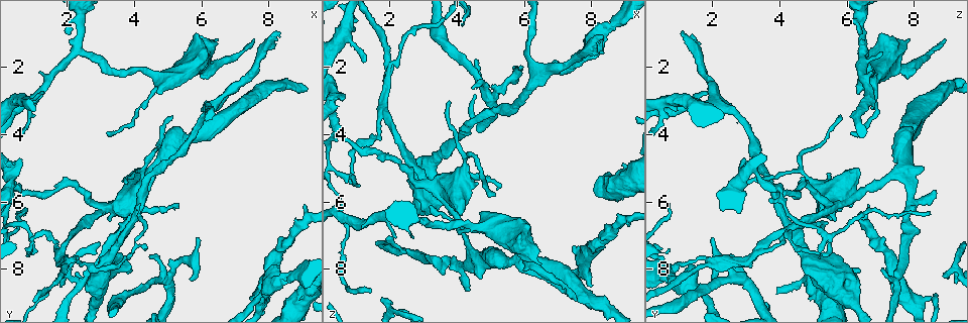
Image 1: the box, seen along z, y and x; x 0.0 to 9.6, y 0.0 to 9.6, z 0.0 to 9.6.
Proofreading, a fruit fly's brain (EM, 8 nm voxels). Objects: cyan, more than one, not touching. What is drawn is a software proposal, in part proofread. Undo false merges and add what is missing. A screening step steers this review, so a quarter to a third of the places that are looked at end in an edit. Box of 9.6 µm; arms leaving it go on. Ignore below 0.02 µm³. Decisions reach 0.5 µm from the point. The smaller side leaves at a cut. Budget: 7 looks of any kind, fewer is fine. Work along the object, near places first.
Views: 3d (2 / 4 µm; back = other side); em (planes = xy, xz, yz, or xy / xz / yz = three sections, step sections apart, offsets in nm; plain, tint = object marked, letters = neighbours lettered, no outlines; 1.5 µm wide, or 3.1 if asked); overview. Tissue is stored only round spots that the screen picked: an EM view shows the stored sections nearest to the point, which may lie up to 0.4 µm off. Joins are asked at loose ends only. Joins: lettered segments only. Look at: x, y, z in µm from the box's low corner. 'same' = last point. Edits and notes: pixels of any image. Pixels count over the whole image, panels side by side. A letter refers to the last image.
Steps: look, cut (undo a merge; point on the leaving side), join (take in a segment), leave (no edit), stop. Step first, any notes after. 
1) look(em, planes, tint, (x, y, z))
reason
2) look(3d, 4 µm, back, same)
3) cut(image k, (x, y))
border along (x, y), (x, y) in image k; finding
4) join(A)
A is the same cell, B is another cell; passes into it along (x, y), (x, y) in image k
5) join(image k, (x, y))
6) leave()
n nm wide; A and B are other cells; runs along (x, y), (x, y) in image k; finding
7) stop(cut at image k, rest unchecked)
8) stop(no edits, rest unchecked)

look(em, 3.1 µm, planes, letters, (2.00, 7.80, 2.00))
three-way junction

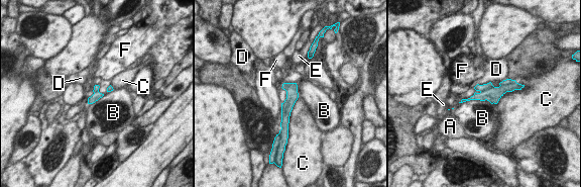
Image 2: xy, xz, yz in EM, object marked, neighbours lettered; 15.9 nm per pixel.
cut(image 2, (495, 93))
140 nm wide; A, B, C, D, E and F are other cells; the part that leaves runs along (512, 87), (474, 97) in image 2; a second cell is stuck on

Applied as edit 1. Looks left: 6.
look(overview)

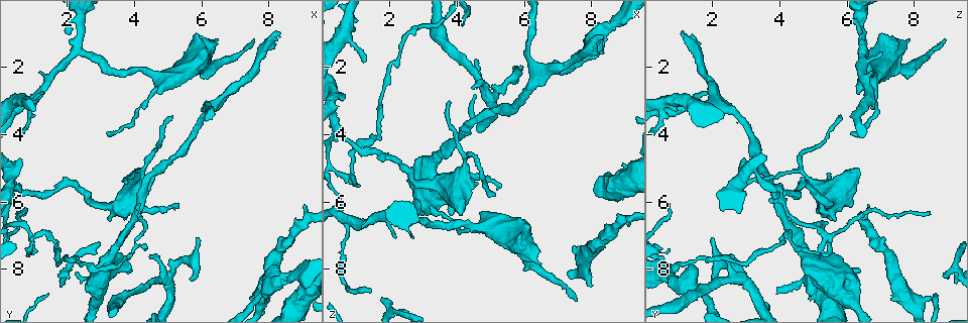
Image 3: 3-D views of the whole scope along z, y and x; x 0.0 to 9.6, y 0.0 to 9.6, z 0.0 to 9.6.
look(em, planes, letters, (4.95, 8.30, 2.80))
three-way junction

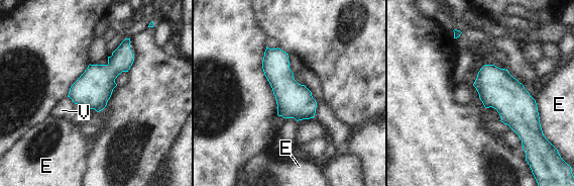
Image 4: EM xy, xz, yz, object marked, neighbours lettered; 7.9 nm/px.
leave()
E touches over 240 nm; E and V are other cells; border along (68, 96), (75, 103) in image 4; all the same cell

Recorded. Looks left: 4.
look(3d, 2 µm, (8.40, 1.00, 1.05))
branch stops here

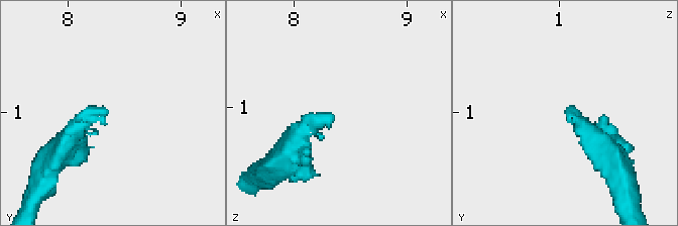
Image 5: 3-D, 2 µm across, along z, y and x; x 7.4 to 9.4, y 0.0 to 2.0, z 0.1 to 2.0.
look(em, planes, tint, (8.32, 0.98, 1.08))

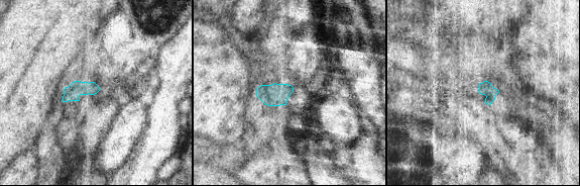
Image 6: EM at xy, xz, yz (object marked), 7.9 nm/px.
look(em, planes, letters, same)
see the neighbours

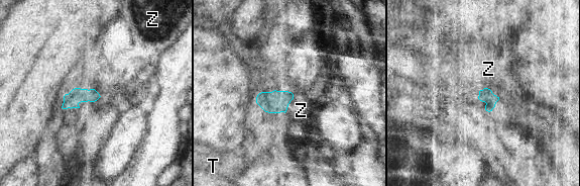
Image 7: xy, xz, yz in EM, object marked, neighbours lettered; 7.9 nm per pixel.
join(Z)
Z is the same cell, T is another cell; passes into it along (485, 95), (498, 98), (488, 69) in image 7; the cell continues

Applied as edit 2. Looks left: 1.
stop(cut at image 2, join at image 7, rest unchecked)

